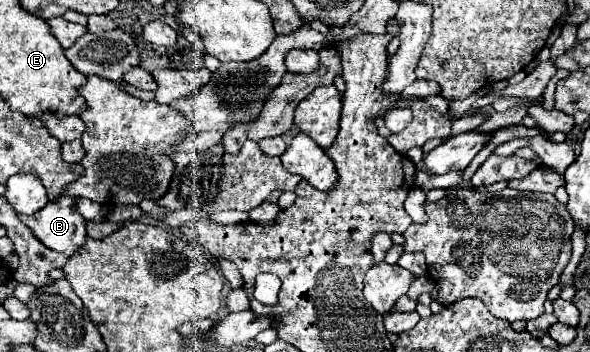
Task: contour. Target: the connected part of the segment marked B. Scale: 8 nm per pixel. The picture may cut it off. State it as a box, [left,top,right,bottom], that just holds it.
[18,197,88,257]

